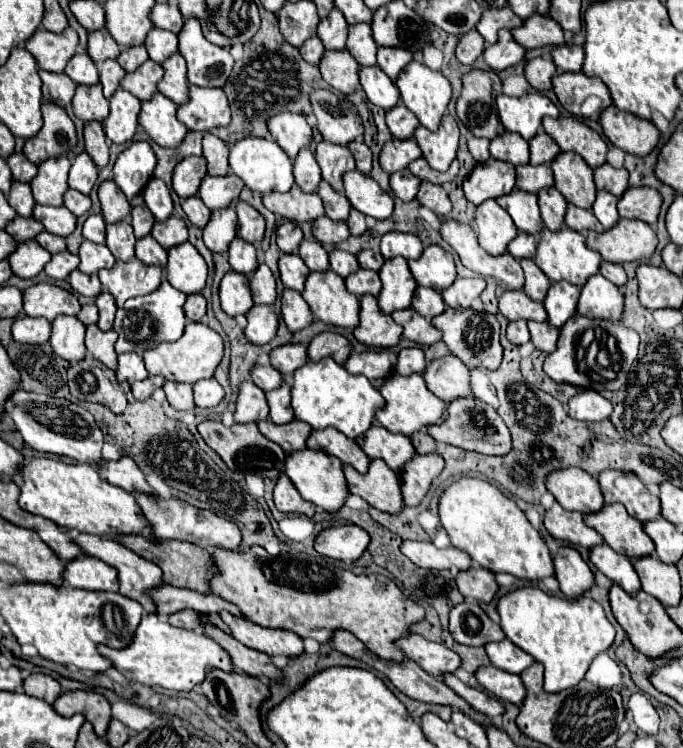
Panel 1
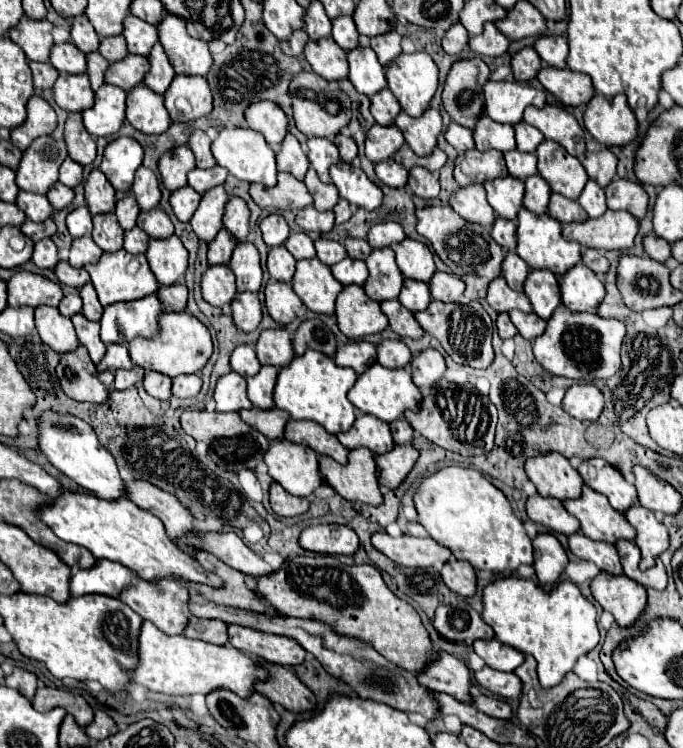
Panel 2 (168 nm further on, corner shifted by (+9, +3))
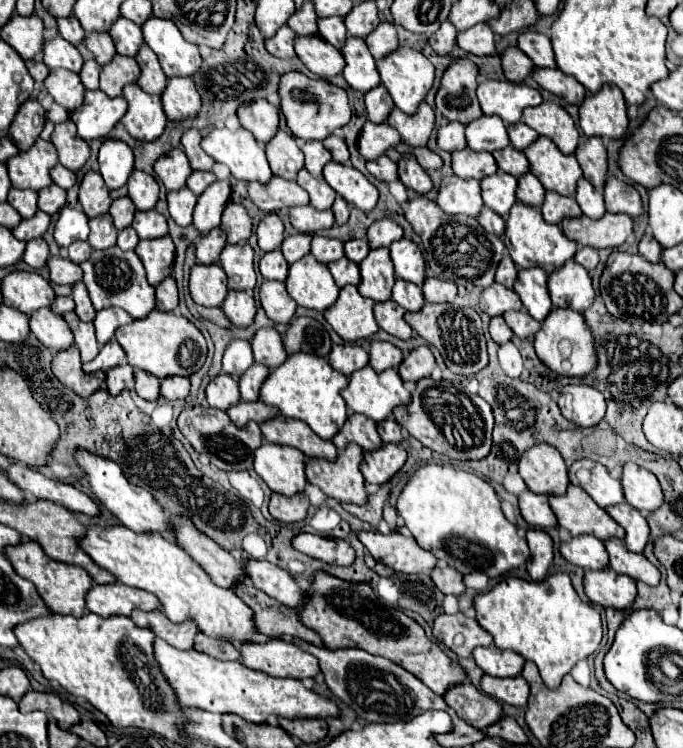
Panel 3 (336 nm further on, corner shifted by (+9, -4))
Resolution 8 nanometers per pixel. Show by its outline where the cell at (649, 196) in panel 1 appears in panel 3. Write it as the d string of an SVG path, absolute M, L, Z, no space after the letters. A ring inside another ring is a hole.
M613 176L605 182L605 208L613 214L629 214L631 218L637 218L643 214L643 202L639 192Z

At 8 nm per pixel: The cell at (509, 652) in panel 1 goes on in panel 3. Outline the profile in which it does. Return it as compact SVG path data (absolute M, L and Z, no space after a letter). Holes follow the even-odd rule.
M495 646L487 648L475 648L473 658L479 668L483 668L485 674L497 676L497 678L509 678L519 676L525 664L525 658L511 650L499 650Z

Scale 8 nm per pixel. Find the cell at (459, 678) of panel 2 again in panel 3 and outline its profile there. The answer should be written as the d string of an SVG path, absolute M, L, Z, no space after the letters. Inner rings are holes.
M463 682L455 684L443 694L443 700L447 706L451 706L459 718L463 718L467 724L483 730L489 724L493 724L497 718L501 718L501 704L487 694L479 692L473 684Z

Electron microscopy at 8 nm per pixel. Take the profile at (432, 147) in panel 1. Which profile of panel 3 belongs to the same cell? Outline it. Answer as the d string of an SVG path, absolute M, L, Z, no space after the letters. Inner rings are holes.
M421 102L421 108L417 110L417 114L407 116L399 108L395 108L389 114L387 122L389 122L389 126L393 126L401 134L401 140L407 146L411 146L411 148L423 148L423 146L427 146L429 136L433 132L435 114L433 114L433 108L427 102Z

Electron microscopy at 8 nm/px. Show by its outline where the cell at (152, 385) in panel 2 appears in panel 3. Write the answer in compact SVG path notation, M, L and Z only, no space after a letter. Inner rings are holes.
M135 372L135 392L145 400L159 400L161 396L161 380L149 372Z

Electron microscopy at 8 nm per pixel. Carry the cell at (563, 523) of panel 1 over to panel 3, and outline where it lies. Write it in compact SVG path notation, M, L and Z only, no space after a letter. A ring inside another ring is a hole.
M525 490L519 496L519 510L523 520L533 526L533 528L555 528L557 526L557 516L549 506L547 496L543 494L533 494Z

